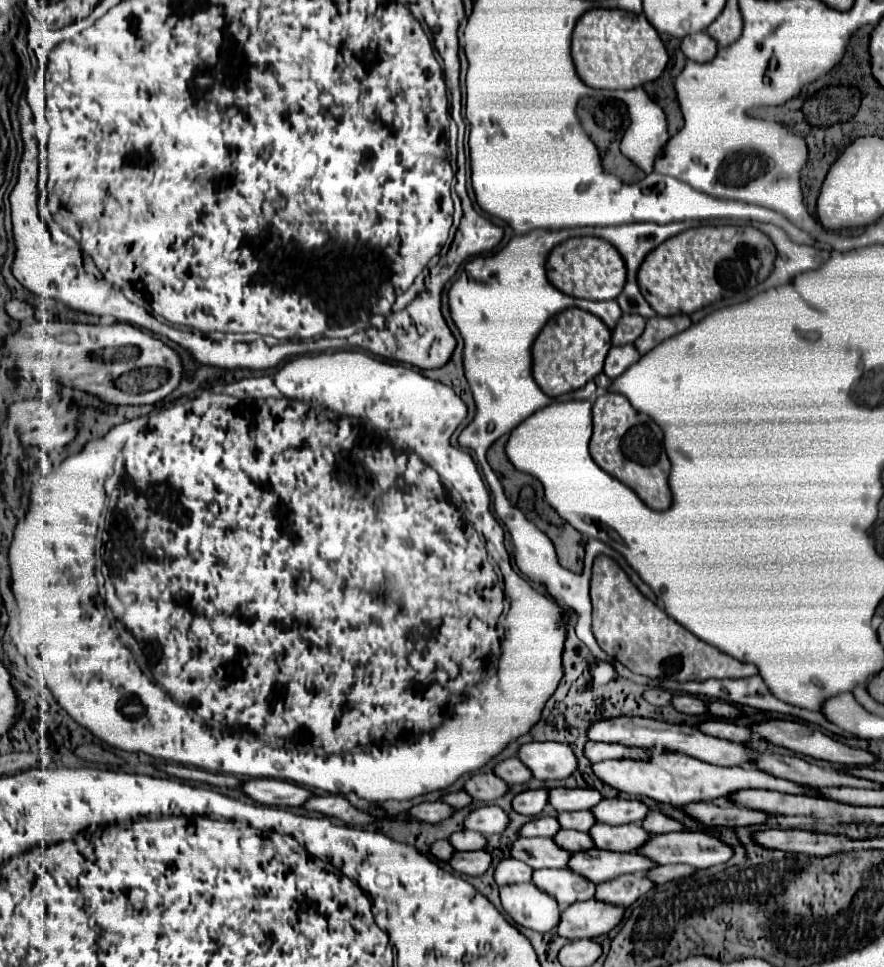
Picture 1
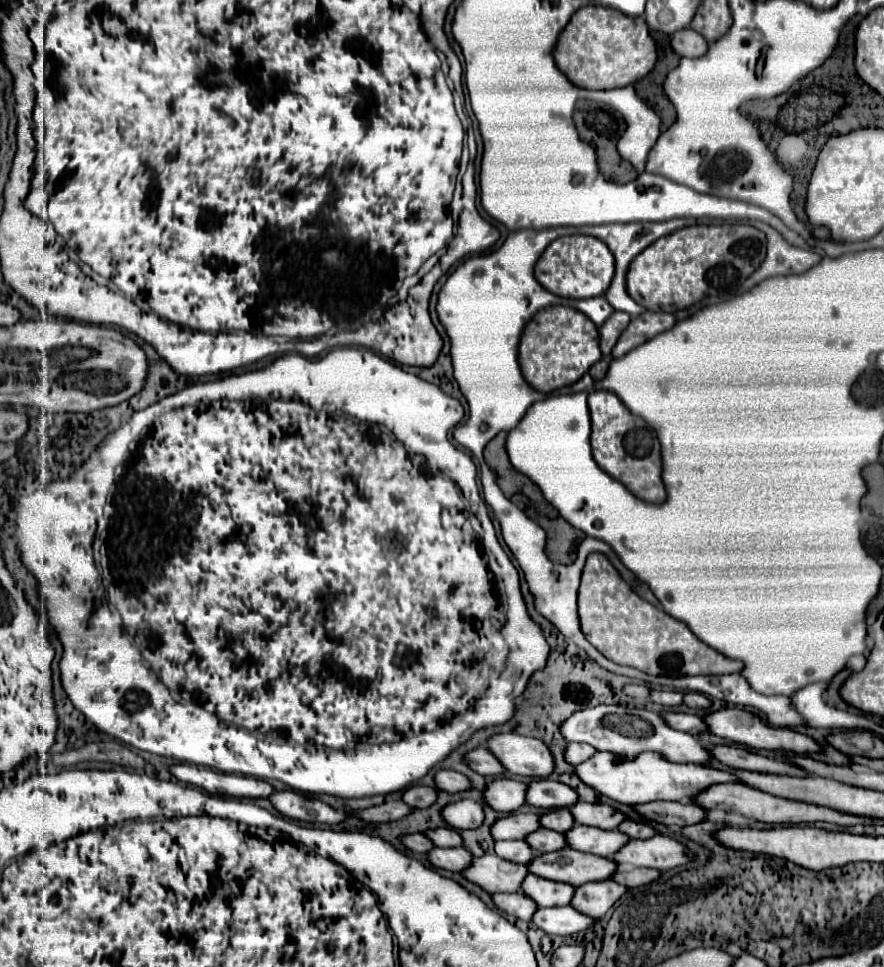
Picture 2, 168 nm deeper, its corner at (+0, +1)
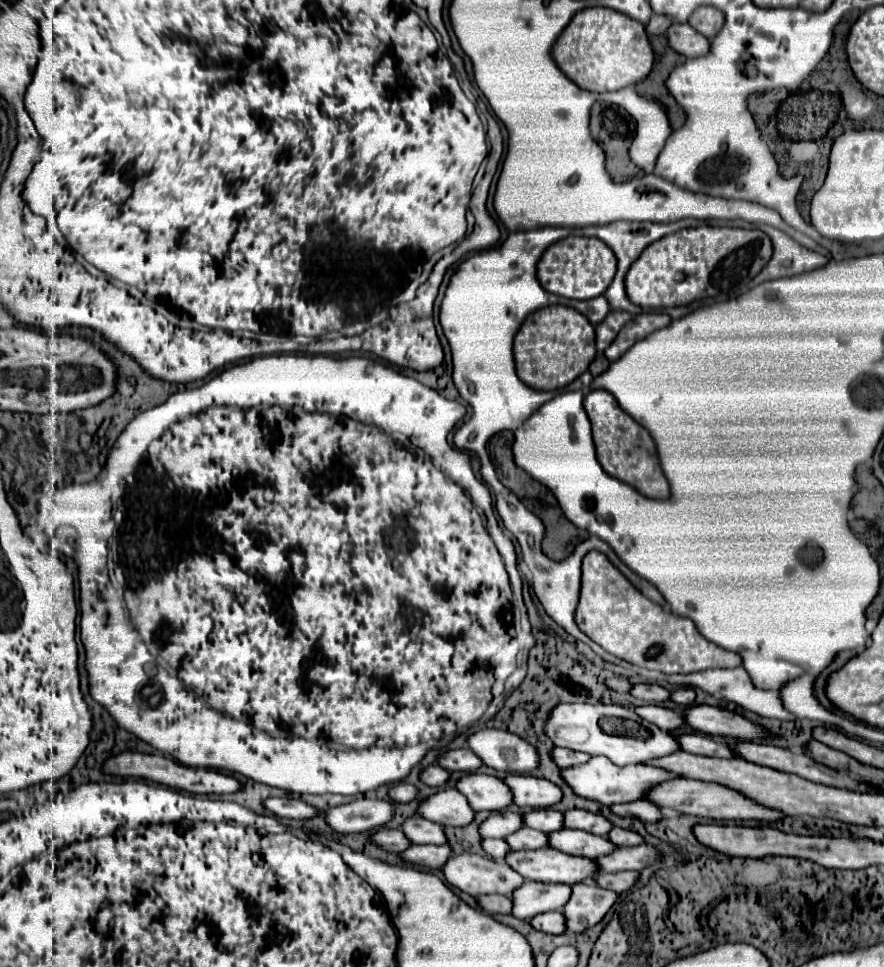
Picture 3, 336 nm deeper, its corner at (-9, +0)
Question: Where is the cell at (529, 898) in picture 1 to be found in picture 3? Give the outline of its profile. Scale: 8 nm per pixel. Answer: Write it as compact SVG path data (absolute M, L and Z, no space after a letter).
M486 894L478 898L480 906L488 914L510 914L512 912L512 898L502 894Z

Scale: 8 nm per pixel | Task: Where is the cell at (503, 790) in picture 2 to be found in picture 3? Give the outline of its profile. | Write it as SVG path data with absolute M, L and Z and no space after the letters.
M468 774L464 776L456 788L468 798L470 806L480 812L500 812L512 806L512 792L504 784L502 778L488 776L488 774Z

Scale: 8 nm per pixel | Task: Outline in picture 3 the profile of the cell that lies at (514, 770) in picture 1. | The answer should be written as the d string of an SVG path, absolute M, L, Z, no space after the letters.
M462 748L462 750L450 750L444 756L440 756L438 764L450 772L454 770L462 770L462 772L478 772L478 768L484 766L484 762L470 750L470 748Z

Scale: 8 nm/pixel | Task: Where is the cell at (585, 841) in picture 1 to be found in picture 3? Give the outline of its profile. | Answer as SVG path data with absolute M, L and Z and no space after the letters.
M520 828L518 832L510 834L506 838L512 850L538 850L538 848L548 848L548 834L536 832L532 828Z

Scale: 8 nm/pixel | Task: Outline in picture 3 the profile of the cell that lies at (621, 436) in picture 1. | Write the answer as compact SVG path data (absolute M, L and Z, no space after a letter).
M592 390L584 400L584 408L586 408L588 418L592 422L596 456L598 456L602 468L610 476L636 488L646 498L666 500L670 496L670 486L668 486L668 480L660 468L656 444L654 444L654 438L650 436L650 432L646 428L642 428L632 416L628 416L618 406L616 398L606 390Z

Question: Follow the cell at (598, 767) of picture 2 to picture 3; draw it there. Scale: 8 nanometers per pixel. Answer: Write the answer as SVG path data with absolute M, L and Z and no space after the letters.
M594 756L586 764L566 768L566 770L562 770L562 776L566 778L566 782L572 786L572 790L578 796L582 796L586 800L596 800L596 802L606 804L606 806L644 800L656 784L662 784L670 778L680 778L680 776L672 776L672 772L664 772L662 768L656 768L656 766L650 766L650 764L634 764L634 766L620 768L604 756Z

